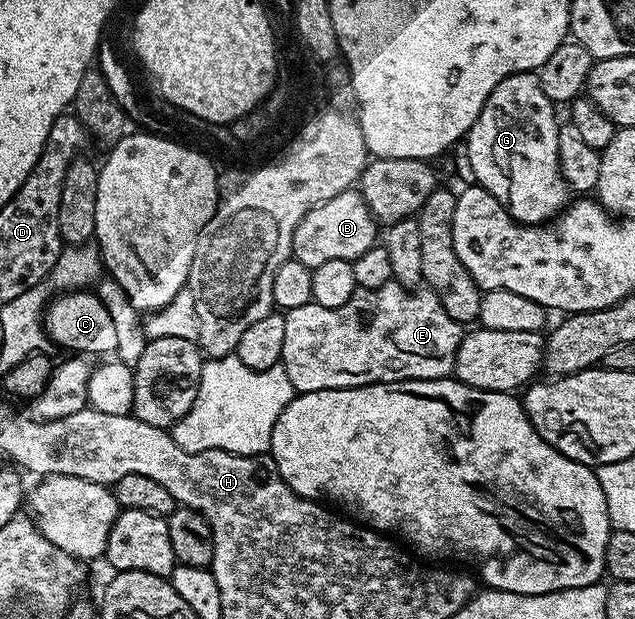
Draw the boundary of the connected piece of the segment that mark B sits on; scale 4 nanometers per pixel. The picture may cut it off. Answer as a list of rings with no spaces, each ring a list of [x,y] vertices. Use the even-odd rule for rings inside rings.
[[[348,190],[329,198],[323,204],[318,204],[313,210],[309,210],[303,215],[297,230],[293,234],[291,255],[294,260],[309,266],[311,269],[321,266],[321,262],[334,262],[336,258],[356,260],[361,258],[361,254],[365,254],[365,250],[376,247],[377,232],[375,236],[375,228],[377,229],[375,215],[364,202],[363,195],[358,190]]]

